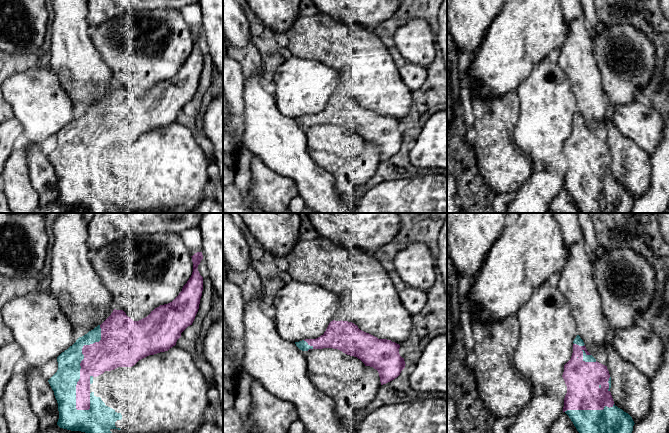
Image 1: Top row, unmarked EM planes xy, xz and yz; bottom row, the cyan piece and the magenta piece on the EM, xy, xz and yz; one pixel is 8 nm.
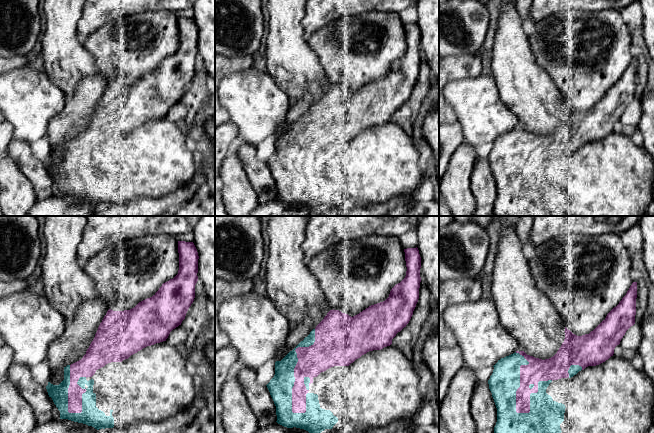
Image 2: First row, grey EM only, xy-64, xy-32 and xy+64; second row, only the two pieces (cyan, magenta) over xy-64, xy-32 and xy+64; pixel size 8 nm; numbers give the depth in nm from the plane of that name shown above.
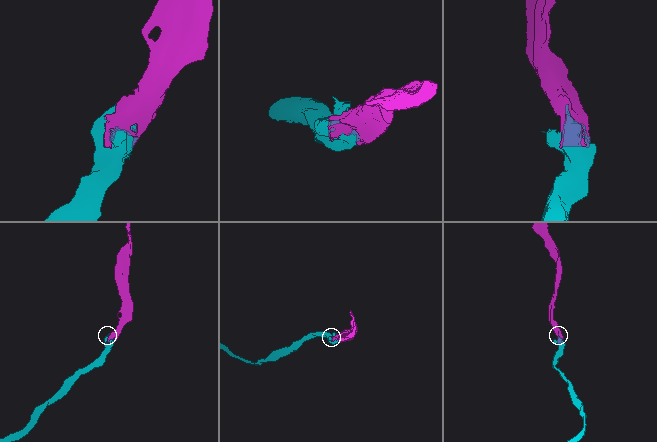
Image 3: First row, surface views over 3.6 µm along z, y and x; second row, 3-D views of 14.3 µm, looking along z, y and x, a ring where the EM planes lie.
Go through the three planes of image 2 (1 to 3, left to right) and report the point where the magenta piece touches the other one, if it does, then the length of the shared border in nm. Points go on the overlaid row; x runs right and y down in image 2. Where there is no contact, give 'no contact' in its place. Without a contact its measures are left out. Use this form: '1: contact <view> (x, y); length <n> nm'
1: contact xy-64 (67, 394); length 400 nm
2: contact xy-32 (295, 365); length 700 nm
3: contact xy+64 (519, 384); length 500 nm

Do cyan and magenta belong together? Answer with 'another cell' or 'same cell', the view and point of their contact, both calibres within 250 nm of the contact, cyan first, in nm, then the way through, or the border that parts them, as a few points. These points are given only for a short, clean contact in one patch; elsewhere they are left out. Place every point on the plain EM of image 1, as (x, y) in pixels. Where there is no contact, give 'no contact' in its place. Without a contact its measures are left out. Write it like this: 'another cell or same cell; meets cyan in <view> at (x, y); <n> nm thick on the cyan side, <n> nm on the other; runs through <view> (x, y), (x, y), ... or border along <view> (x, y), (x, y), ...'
same cell; meets cyan in xy at (80, 138); 200 nm thick on the cyan side, 260 nm on the other

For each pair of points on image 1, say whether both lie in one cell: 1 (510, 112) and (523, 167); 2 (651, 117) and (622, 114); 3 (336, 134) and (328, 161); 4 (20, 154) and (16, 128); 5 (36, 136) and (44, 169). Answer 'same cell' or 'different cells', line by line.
1: same cell
2: same cell
3: different cells
4: different cells
5: different cells

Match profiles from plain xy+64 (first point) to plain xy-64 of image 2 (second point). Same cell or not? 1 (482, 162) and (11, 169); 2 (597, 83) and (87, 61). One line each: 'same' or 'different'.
1: different
2: different

